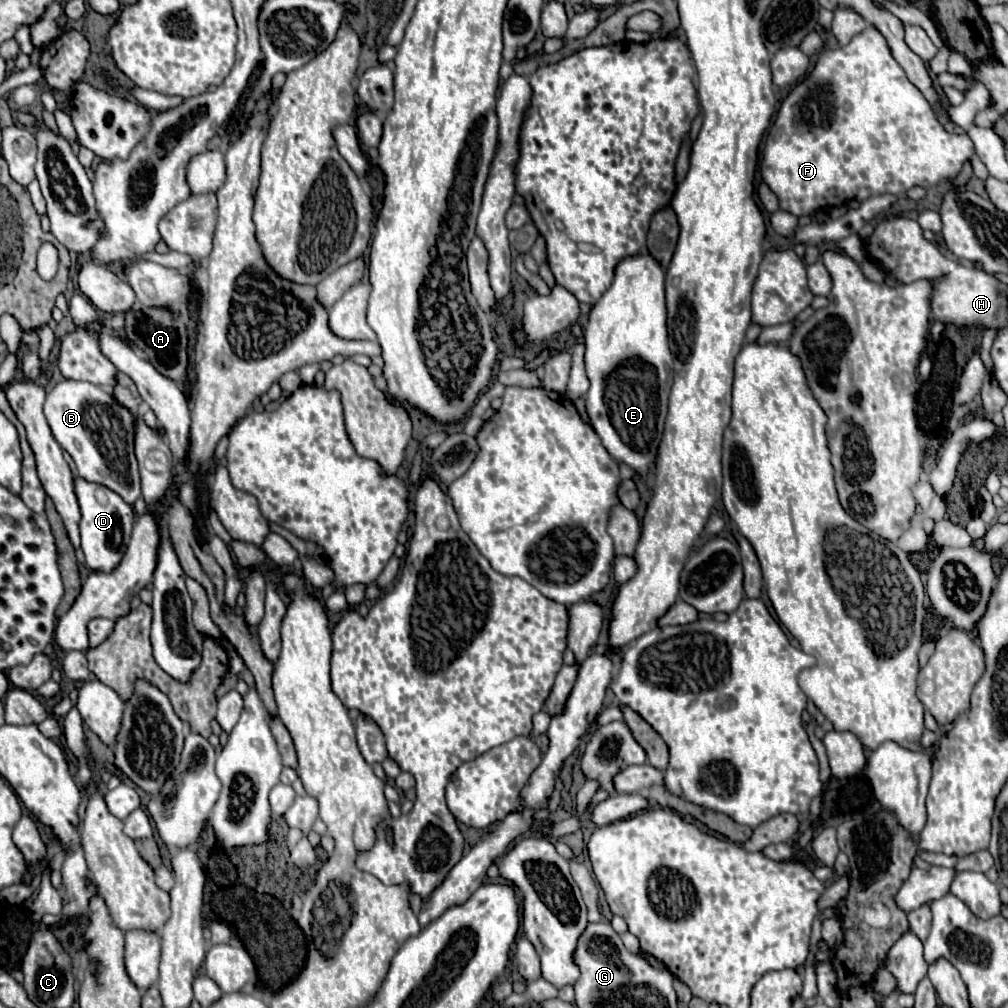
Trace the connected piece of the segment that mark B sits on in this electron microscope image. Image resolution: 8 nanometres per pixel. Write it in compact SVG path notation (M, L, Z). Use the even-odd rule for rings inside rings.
M64 380L62 384L56 384L52 392L48 392L44 416L50 424L56 442L62 446L62 450L66 450L72 456L76 464L76 474L80 478L114 490L128 504L136 502L136 498L140 496L140 474L134 456L134 416L130 416L130 412L126 412L126 408L122 408L122 404L114 400L112 390L104 390L90 382ZM106 430L114 430L114 448L112 436L110 440L104 436ZM94 432L100 432L100 436L94 436Z

